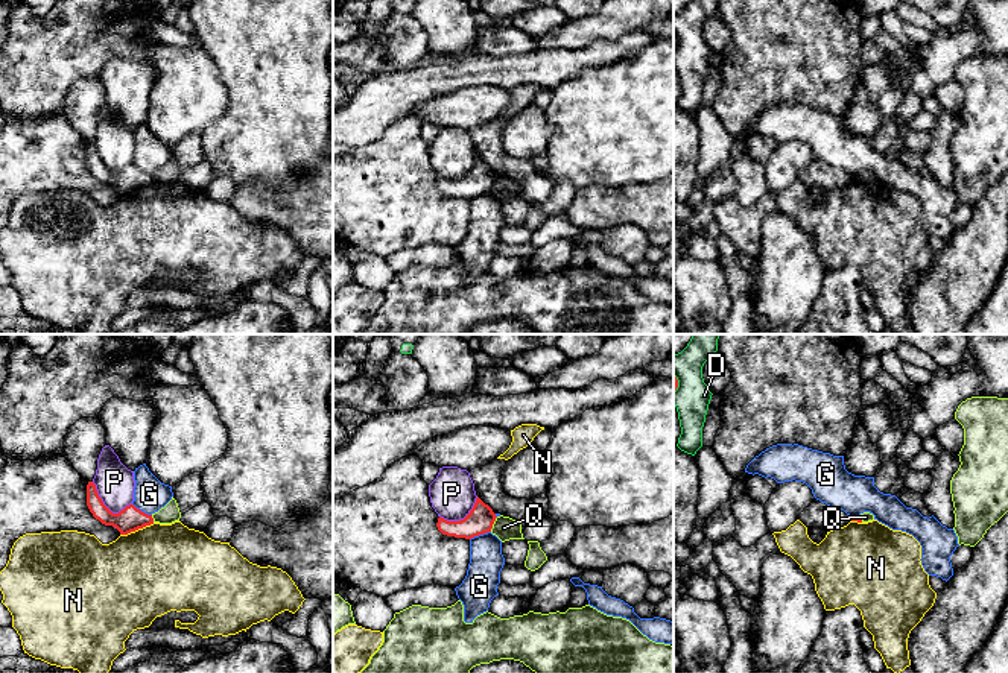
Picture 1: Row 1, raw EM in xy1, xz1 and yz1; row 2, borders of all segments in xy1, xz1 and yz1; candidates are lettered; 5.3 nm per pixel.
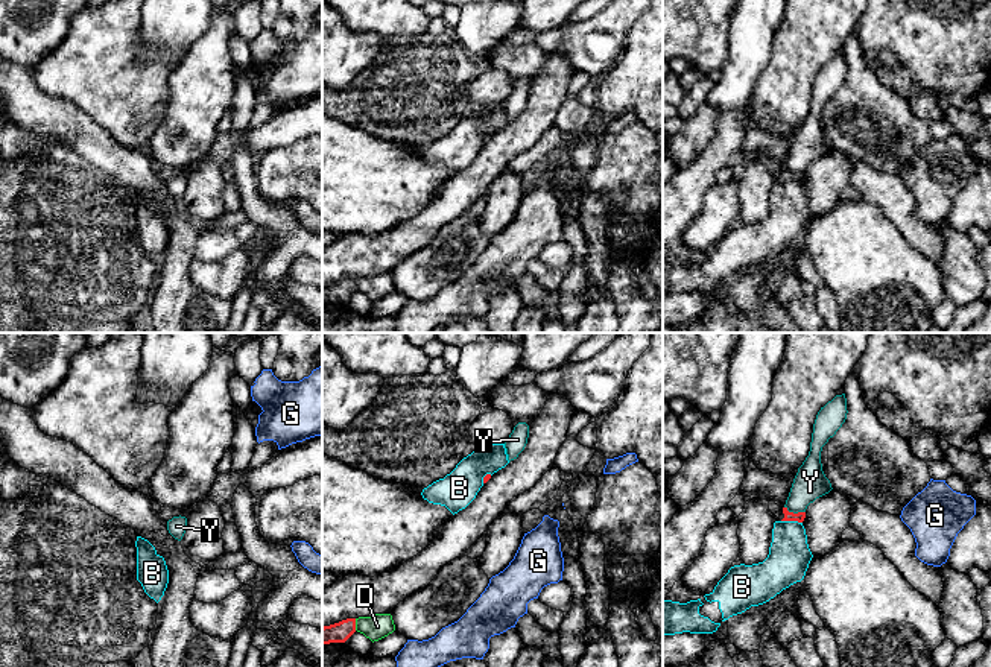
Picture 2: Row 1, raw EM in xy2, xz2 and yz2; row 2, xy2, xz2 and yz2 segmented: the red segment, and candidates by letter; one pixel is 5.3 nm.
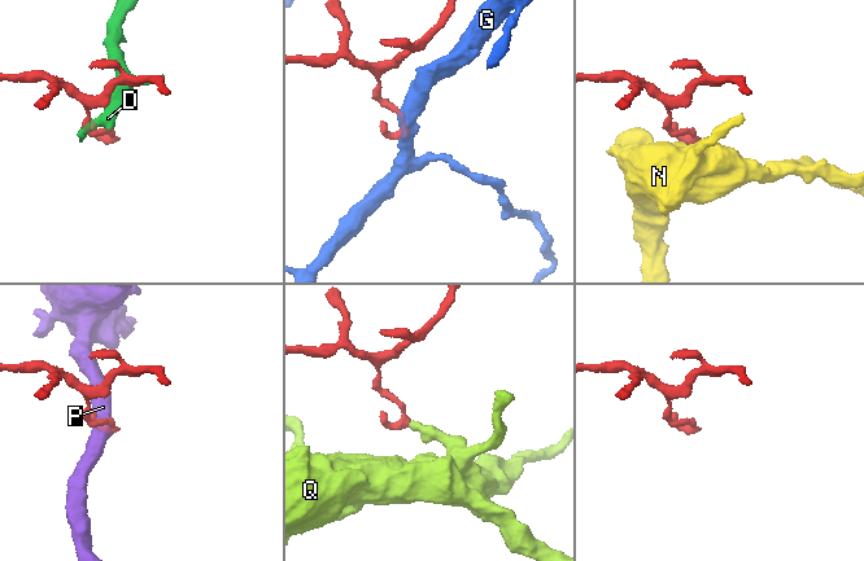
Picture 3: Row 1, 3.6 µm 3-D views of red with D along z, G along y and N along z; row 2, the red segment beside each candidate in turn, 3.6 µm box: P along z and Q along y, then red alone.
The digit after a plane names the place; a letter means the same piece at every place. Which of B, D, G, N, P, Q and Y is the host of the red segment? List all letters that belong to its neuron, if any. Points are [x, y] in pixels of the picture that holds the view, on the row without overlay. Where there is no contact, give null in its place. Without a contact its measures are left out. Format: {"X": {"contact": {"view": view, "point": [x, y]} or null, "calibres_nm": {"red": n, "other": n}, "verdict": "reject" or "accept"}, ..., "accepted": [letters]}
{"B": {"contact": {"view": "yz2", "point": [792, 180]}, "calibres_nm": {"red": 50, "other": 220}, "verdict": "reject"}, "D": {"contact": {"view": "xz2", "point": [354, 284]}, "calibres_nm": {"red": 110, "other": 130}, "verdict": "reject"}, "G": {"contact": {"view": "xz1", "point": [479, 193]}, "calibres_nm": {"red": 140, "other": 180}, "verdict": "reject"}, "N": {"contact": {"view": "xy1", "point": [137, 189]}, "calibres_nm": {"red": 130, "other": 460}, "verdict": "reject"}, "P": {"contact": {"view": "xy1", "point": [105, 166]}, "calibres_nm": {"red": 130, "other": 200}, "verdict": "reject"}, "Q": {"contact": {"view": "xz1", "point": [493, 183]}, "calibres_nm": {"red": 140, "other": 120}, "verdict": "reject"}, "Y": {"contact": {"view": "yz2", "point": [795, 173]}, "calibres_nm": {"red": 50, "other": 170}, "verdict": "reject"}, "accepted": []}

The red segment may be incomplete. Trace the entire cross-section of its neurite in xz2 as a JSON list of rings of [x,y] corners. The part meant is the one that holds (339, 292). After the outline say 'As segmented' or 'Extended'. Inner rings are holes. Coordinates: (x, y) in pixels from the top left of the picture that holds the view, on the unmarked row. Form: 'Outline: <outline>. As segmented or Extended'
Outline: [[[356,278],[322,287],[322,304],[345,302],[356,292]]]. As segmented

